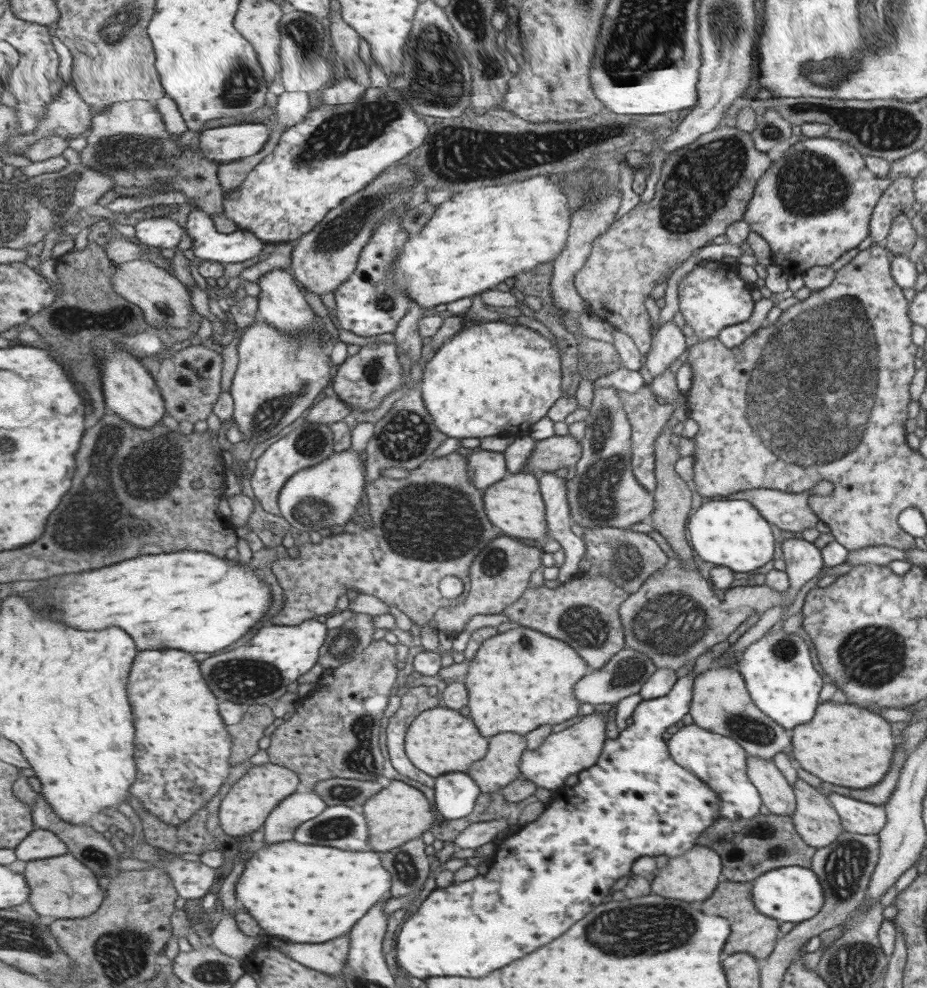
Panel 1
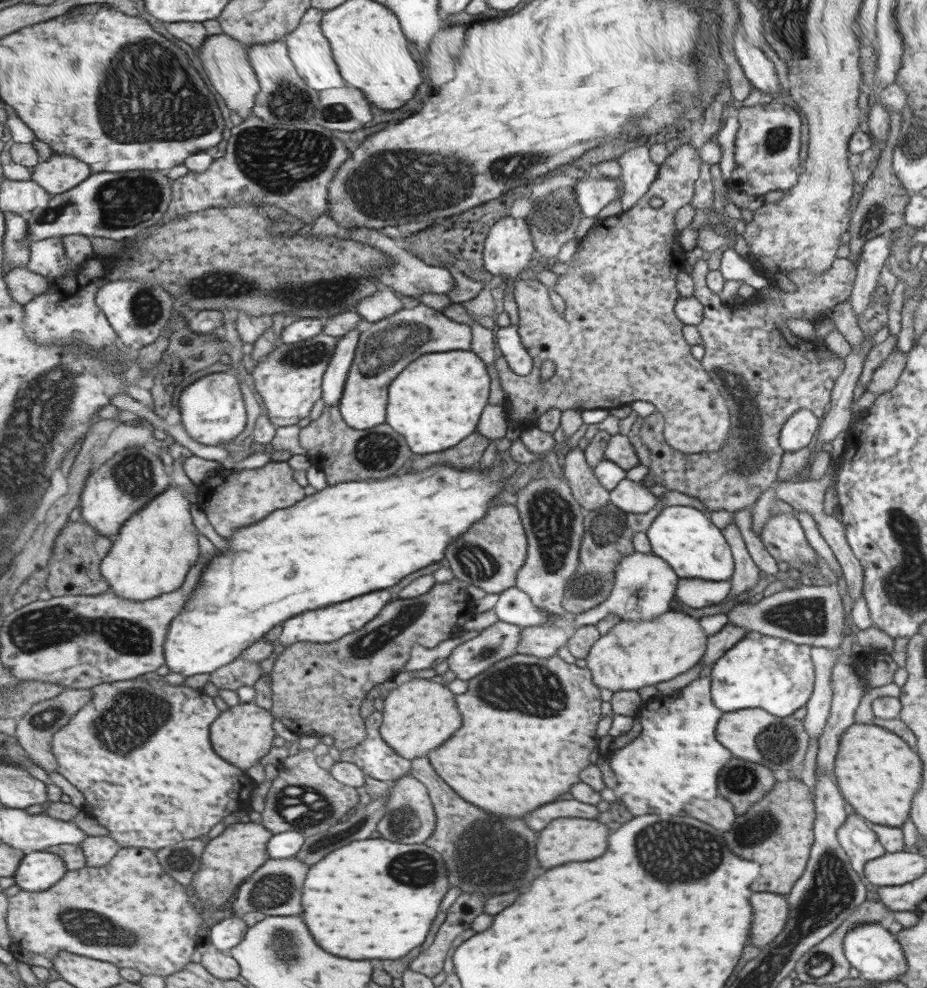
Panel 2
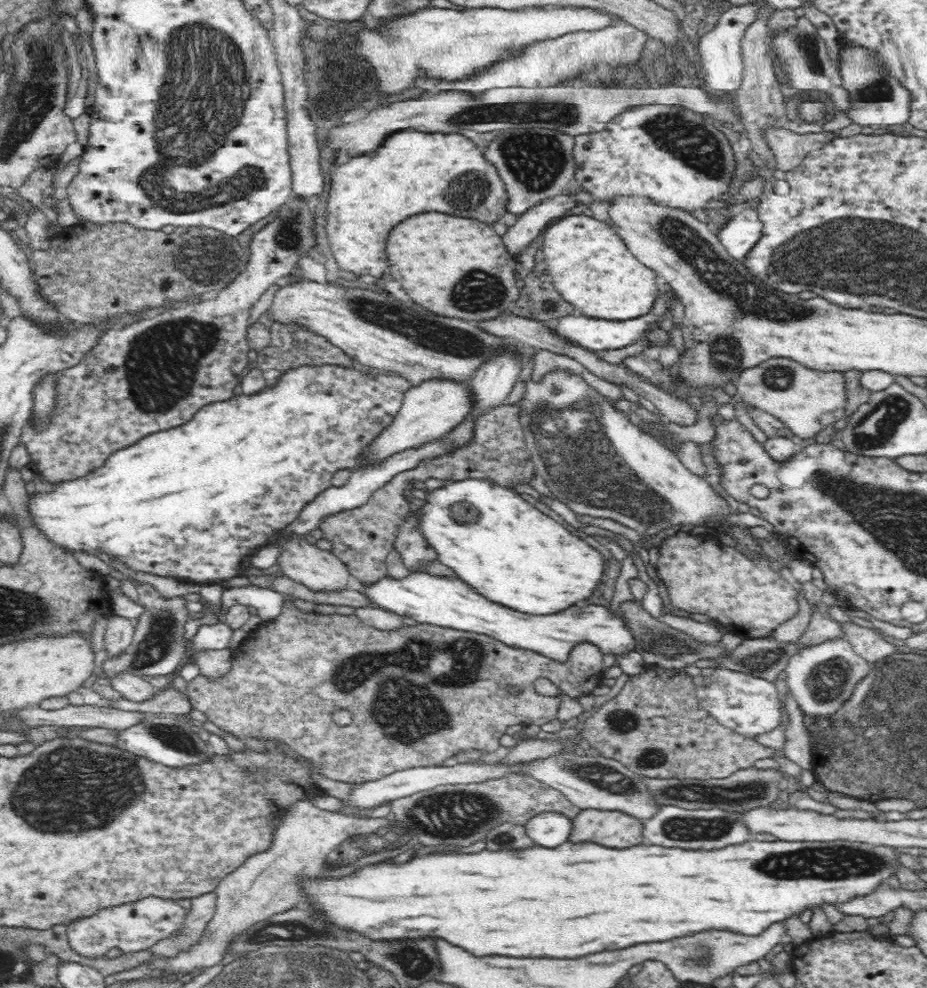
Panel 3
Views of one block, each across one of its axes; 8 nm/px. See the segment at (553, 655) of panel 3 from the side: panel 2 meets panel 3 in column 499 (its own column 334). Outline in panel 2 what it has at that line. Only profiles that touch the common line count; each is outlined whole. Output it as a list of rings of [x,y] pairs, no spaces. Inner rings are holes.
[[[385,589],[381,592],[368,592],[367,595],[356,596],[353,600],[346,600],[343,604],[309,610],[303,612],[282,624],[282,633],[279,642],[286,648],[299,641],[311,641],[314,643],[331,643],[337,641],[364,626],[371,619],[375,619],[377,613],[391,600],[391,594]]]

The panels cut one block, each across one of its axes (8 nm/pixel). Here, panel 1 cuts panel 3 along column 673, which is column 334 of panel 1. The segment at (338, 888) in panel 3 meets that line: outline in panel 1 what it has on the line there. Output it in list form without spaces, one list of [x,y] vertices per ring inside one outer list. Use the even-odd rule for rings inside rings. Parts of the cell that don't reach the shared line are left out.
[[[279,842],[263,848],[247,862],[245,874],[237,884],[237,898],[259,920],[259,924],[275,936],[291,942],[329,942],[351,930],[351,926],[389,890],[389,872],[381,866],[377,852],[349,852],[329,846],[313,846],[299,842]]]

